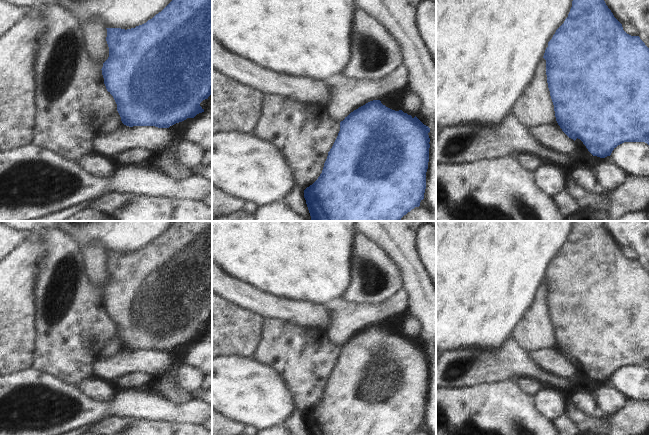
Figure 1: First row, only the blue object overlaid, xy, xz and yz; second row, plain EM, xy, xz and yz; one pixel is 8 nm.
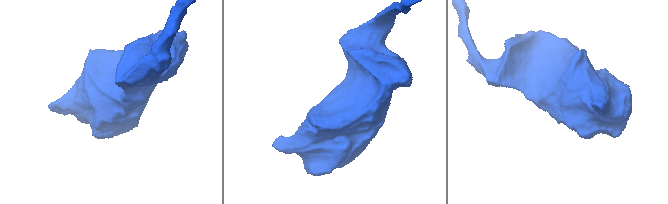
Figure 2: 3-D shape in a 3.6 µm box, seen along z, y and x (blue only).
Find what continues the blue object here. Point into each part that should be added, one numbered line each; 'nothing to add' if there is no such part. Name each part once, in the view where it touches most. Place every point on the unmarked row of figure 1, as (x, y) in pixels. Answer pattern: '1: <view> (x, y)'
nothing to add

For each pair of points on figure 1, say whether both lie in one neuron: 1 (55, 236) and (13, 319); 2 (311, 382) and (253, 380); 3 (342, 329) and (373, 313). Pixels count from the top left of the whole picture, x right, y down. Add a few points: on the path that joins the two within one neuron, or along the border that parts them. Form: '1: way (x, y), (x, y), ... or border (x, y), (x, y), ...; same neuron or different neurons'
1: border (45, 249), (39, 261), (38, 275), (33, 294); different neurons
2: border (267, 364), (282, 379), (294, 402); different neurons
3: way (350, 321), (356, 316), (365, 314); same neuron

